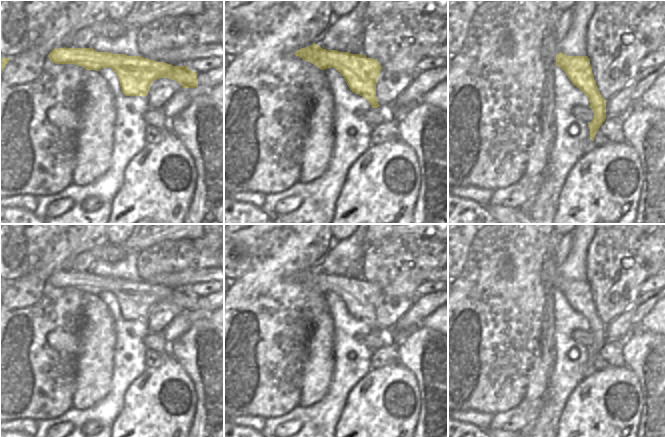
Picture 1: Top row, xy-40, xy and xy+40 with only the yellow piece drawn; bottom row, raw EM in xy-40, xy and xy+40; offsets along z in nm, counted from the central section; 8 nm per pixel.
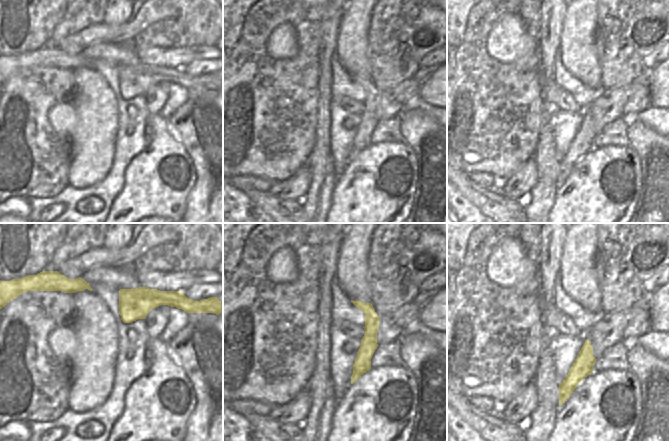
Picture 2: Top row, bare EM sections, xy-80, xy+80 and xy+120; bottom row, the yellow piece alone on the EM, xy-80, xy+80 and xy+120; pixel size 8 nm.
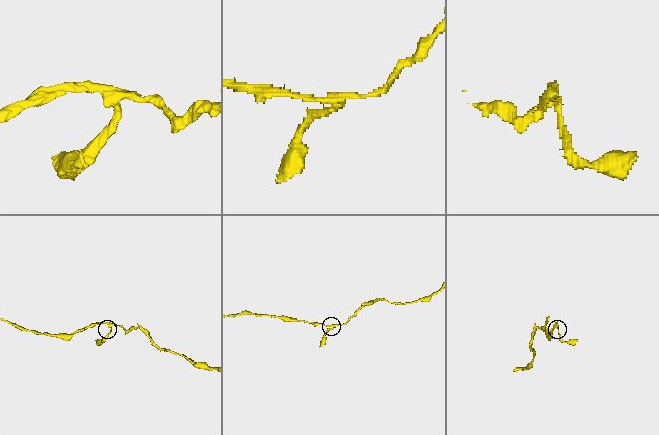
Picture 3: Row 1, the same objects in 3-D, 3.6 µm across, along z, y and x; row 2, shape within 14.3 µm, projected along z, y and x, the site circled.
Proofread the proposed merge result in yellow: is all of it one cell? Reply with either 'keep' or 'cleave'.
cleave

